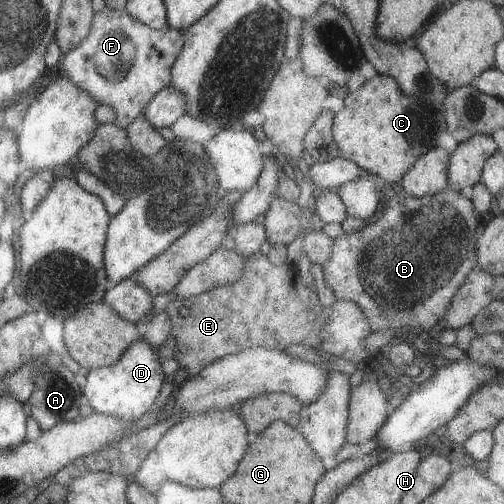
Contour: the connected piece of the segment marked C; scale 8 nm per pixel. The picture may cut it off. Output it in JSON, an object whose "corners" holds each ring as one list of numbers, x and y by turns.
{"corners":[[378,73,356,92,350,92,338,113,323,111,305,135,303,148,314,162,329,162,337,158,341,150,344,158,362,171,394,186,400,183,418,156,436,147,434,134,441,125,446,125,442,112,433,111,418,100,414,102,410,96,402,94,394,78]]}

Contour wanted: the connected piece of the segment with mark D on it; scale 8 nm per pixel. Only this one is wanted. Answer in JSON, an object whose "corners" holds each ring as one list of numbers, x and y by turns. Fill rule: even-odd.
{"corners":[[143,339,138,340,112,366,90,369,86,376,86,386,82,389,84,402,98,414,136,422,154,405,161,392,165,381,162,365,156,350]]}

